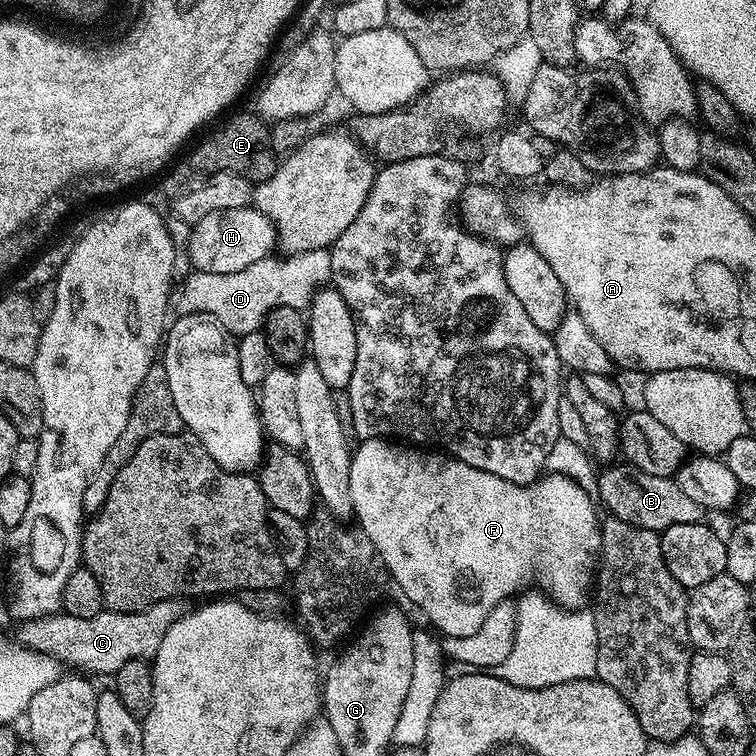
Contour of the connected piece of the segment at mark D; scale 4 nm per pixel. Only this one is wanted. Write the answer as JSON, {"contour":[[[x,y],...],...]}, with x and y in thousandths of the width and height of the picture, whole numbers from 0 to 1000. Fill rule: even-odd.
{"contour":[[[431,328],[396,335],[390,340],[392,365],[360,365],[360,344],[354,341],[337,347],[337,349],[328,352],[323,357],[315,357],[313,361],[280,362],[255,358],[243,368],[246,370],[239,381],[237,377],[230,402],[231,406],[233,402],[238,406],[237,411],[242,415],[278,415],[288,426],[294,426],[294,431],[299,431],[302,439],[316,447],[332,439],[345,438],[349,422],[354,419],[357,410],[362,410],[368,405],[384,405],[393,410],[406,409],[411,403],[414,394],[418,393],[418,388],[438,372],[438,340],[438,332]]]}

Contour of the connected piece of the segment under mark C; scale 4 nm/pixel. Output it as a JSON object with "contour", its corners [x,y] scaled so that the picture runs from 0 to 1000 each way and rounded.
{"contour":[[[242,792],[216,794],[214,796],[204,796],[198,802],[193,802],[193,807],[183,807],[181,810],[144,810],[142,807],[132,810],[124,817],[98,817],[89,812],[75,812],[73,815],[57,815],[49,820],[33,820],[25,827],[26,847],[25,851],[33,858],[41,860],[49,865],[67,868],[70,873],[81,880],[89,881],[91,885],[104,886],[111,892],[123,892],[122,889],[143,889],[151,892],[163,878],[173,873],[194,873],[200,874],[206,866],[209,854],[214,854],[214,844],[220,839],[220,833],[230,823],[235,823],[235,817],[243,813],[246,800]]]}

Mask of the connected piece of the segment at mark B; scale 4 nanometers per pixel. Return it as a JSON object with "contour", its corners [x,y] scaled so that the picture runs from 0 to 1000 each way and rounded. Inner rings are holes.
{"contour":[[[815,611],[800,619],[804,620],[788,635],[787,655],[791,661],[794,655],[792,665],[799,665],[806,672],[803,676],[823,690],[872,705],[880,704],[886,696],[927,692],[926,667],[917,664],[905,649],[897,648],[893,634],[854,627],[829,611]]]}

